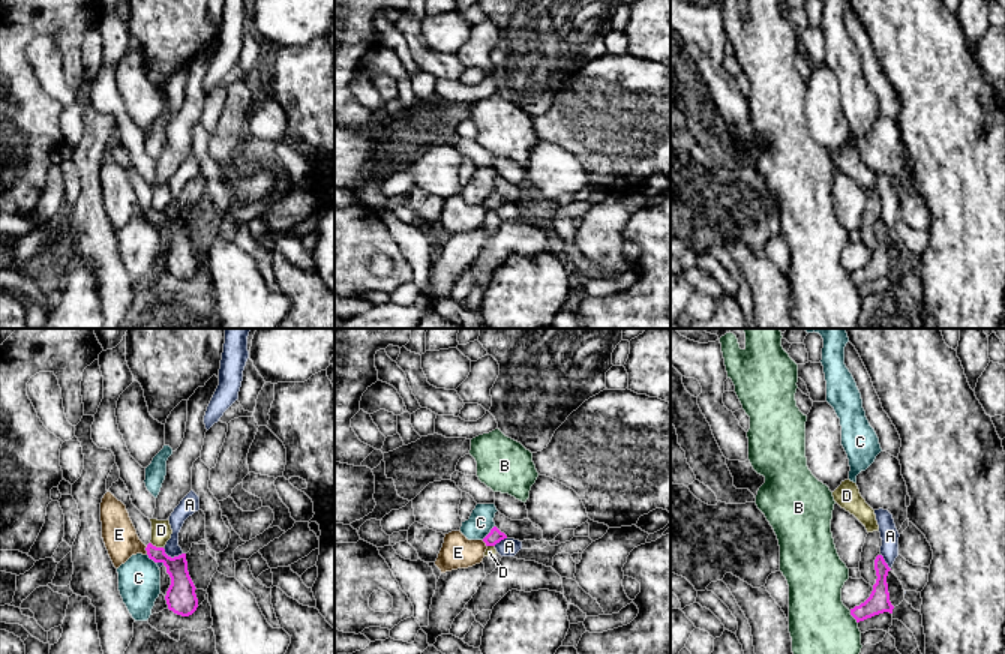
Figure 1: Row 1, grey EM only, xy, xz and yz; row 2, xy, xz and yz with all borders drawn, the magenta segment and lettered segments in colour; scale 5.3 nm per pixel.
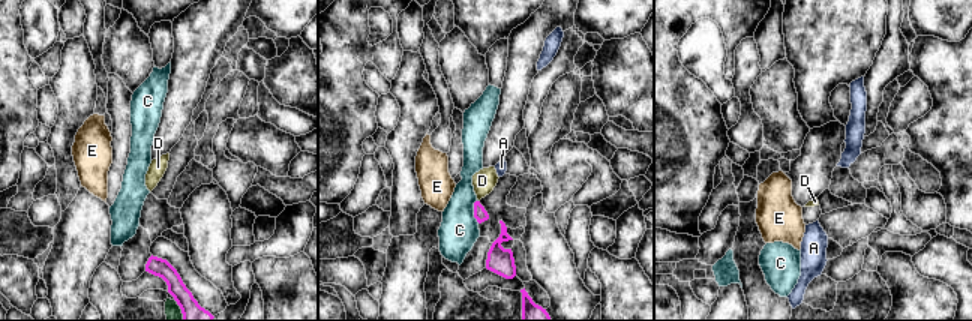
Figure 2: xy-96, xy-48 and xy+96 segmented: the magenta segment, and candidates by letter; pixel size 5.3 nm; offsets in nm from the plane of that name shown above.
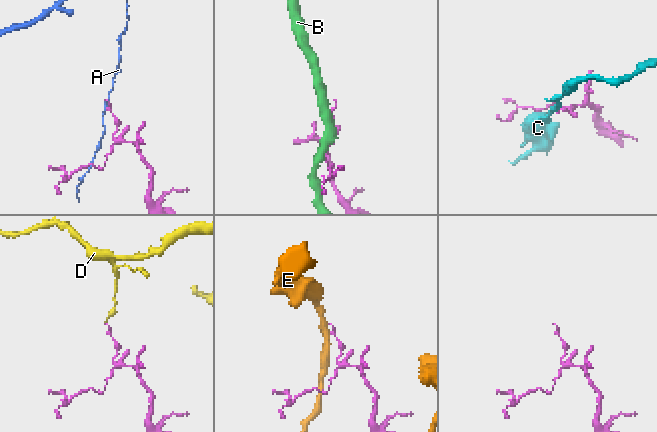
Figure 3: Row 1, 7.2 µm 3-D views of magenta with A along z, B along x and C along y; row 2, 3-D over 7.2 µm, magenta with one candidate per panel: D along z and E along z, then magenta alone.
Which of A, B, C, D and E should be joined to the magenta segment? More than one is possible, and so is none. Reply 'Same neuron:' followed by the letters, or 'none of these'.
Same neuron: none of these

